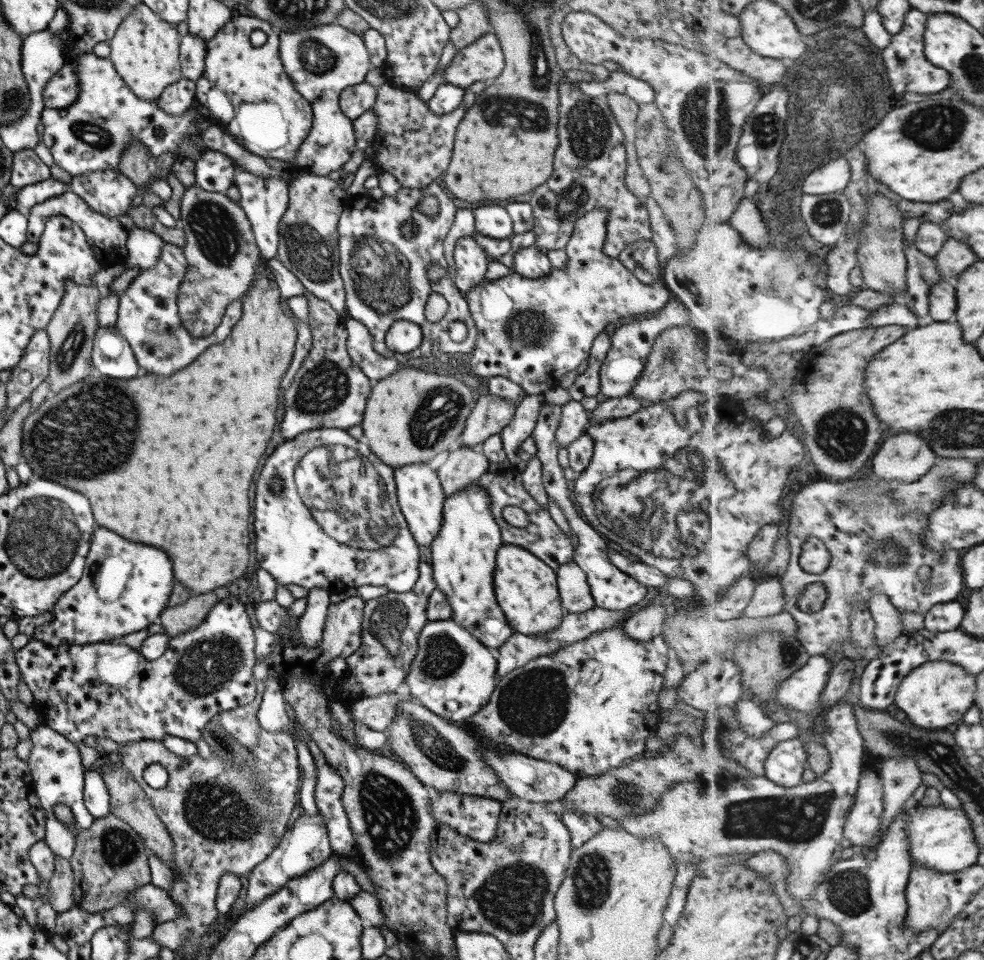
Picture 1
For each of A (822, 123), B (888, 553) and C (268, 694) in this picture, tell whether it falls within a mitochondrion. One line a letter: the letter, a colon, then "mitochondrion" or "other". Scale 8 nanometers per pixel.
A: mitochondrion
B: mitochondrion
C: other

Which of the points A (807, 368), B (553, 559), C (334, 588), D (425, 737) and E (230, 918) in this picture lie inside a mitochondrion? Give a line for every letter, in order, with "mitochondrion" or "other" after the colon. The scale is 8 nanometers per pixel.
A: other
B: other
C: other
D: mitochondrion
E: other

